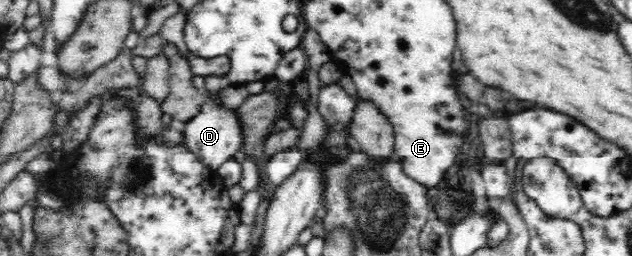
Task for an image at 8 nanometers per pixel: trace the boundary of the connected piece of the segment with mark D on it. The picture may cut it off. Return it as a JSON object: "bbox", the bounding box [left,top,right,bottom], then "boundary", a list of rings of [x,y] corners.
{"bbox":[184,89,245,169],"boundary":[[[207,89],[201,93],[204,95],[205,103],[201,107],[201,112],[186,123],[184,145],[193,155],[197,155],[204,165],[208,165],[211,169],[218,169],[223,163],[233,159],[237,152],[242,151],[245,143],[243,126],[237,111],[221,106],[213,100],[213,96]]]}

